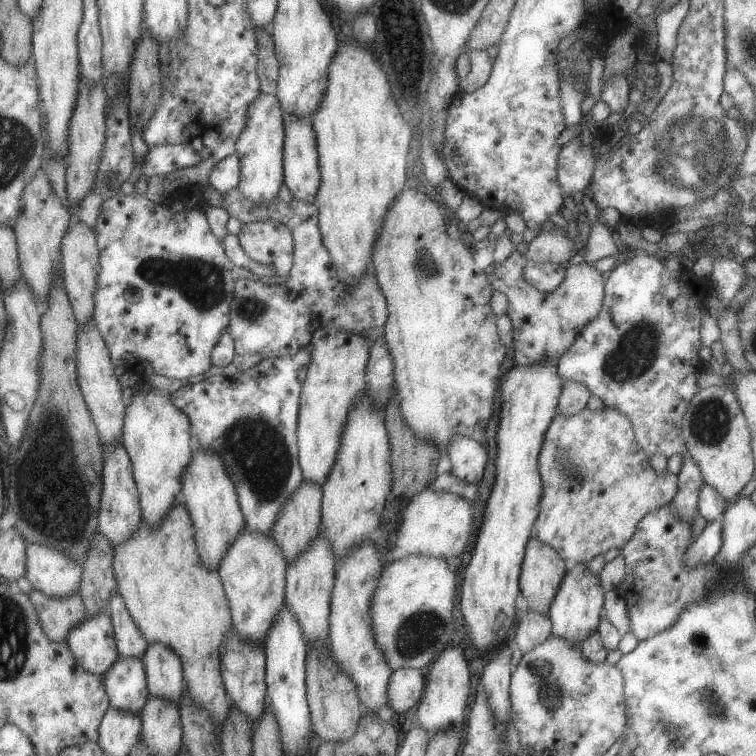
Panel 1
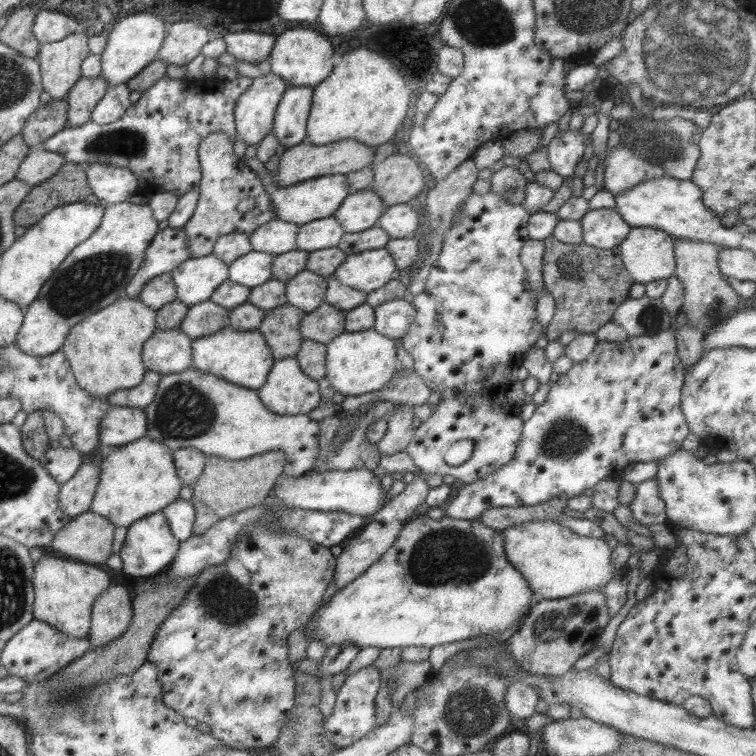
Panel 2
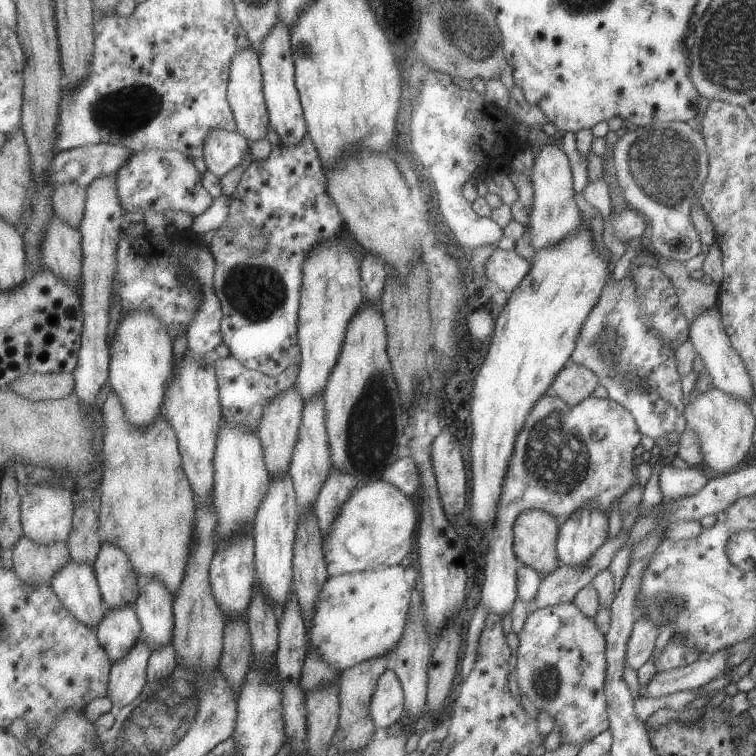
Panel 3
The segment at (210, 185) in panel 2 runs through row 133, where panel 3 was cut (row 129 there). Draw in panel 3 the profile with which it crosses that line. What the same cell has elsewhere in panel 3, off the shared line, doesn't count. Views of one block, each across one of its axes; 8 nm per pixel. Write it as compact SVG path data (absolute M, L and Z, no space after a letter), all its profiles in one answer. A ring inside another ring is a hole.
M211 128L205 134L202 148L207 171L219 179L237 164L241 164L249 151L246 138L237 130L227 132L221 128Z

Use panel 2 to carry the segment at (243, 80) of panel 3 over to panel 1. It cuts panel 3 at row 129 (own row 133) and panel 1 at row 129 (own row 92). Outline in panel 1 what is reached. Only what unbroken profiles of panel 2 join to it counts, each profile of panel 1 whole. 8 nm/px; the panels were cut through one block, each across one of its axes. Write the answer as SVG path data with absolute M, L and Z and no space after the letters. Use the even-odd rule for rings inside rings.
M259 91L256 99L246 110L244 130L235 141L236 155L240 164L238 191L251 202L265 206L276 198L279 185L284 182L283 176L283 110L275 95Z

